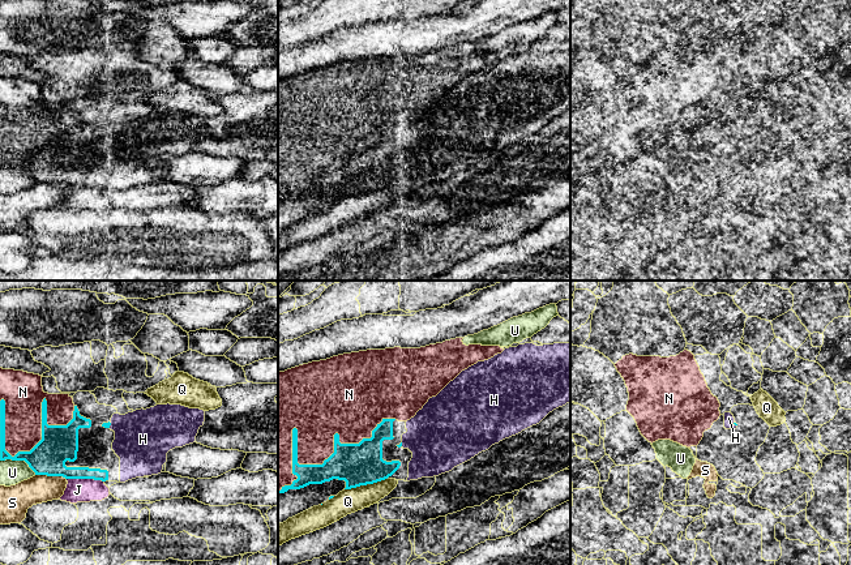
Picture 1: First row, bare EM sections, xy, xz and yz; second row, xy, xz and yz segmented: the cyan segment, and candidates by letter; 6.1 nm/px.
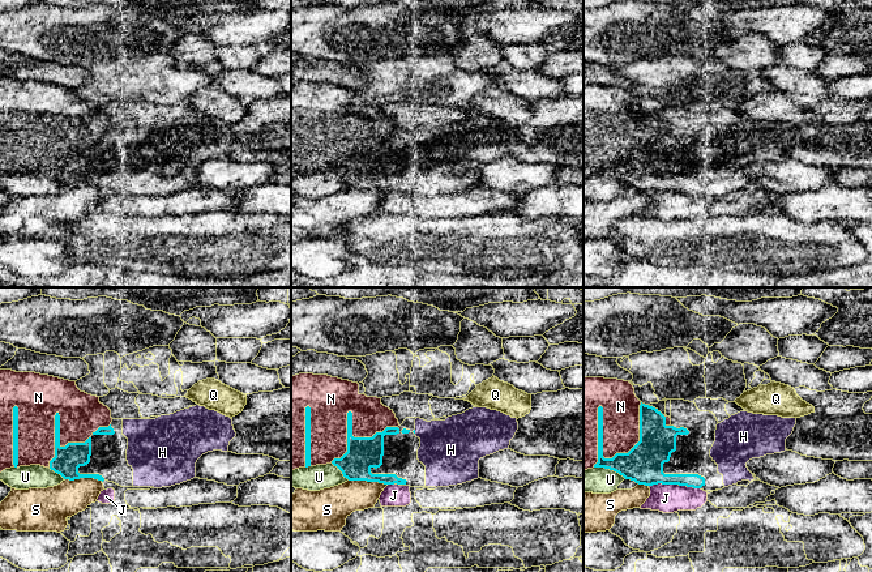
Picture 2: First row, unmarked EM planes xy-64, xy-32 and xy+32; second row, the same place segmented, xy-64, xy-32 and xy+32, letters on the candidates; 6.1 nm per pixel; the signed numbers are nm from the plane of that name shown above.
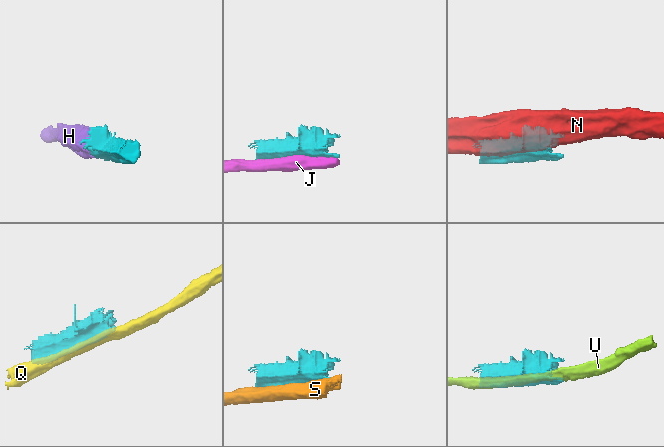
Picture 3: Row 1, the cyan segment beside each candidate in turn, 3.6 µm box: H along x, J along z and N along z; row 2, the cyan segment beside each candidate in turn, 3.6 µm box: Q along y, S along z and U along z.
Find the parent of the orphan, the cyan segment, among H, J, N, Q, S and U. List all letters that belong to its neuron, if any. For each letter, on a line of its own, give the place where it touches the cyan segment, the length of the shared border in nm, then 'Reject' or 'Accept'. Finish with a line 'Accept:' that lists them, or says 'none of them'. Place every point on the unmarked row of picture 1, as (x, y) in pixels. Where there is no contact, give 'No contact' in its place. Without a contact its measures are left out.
H: Touches cyan at xy (110, 132). Shared border 40 nm. Accept
J: Touches cyan at xy (85, 185). Shared border 240 nm. Reject
N: Touches cyan at xz (307, 172). Shared border 850 nm. Reject
Q: Touches cyan at xz (366, 192). Shared border 280 nm. Reject
S: Touches cyan at xy (51, 183). Shared border 190 nm. Reject
U: Touches cyan at xy (18, 167). Shared border 240 nm. Reject
Accept: H

